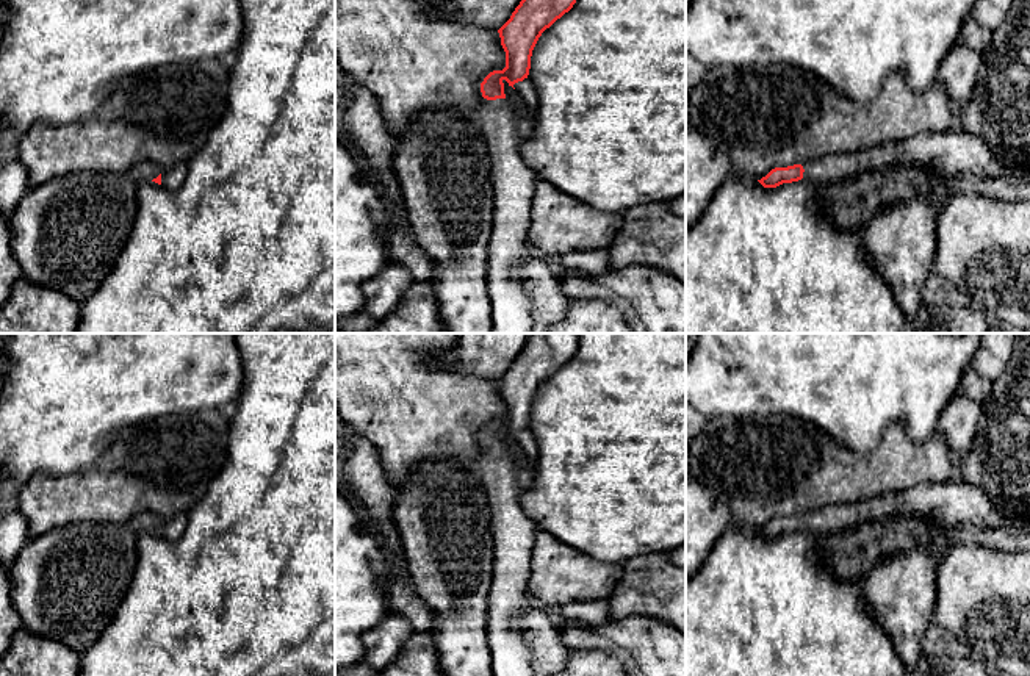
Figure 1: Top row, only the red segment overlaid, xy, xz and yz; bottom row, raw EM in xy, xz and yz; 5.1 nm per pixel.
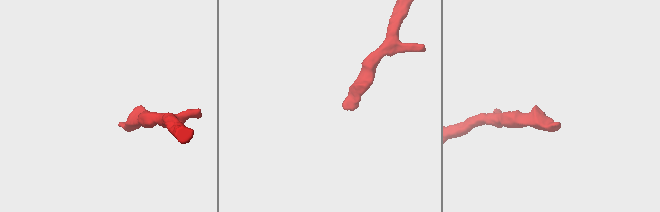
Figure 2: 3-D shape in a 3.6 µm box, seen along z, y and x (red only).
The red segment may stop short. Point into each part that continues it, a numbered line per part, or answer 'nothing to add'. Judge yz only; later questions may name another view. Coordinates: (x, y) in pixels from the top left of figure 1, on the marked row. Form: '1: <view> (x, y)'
1: yz (952, 154)

